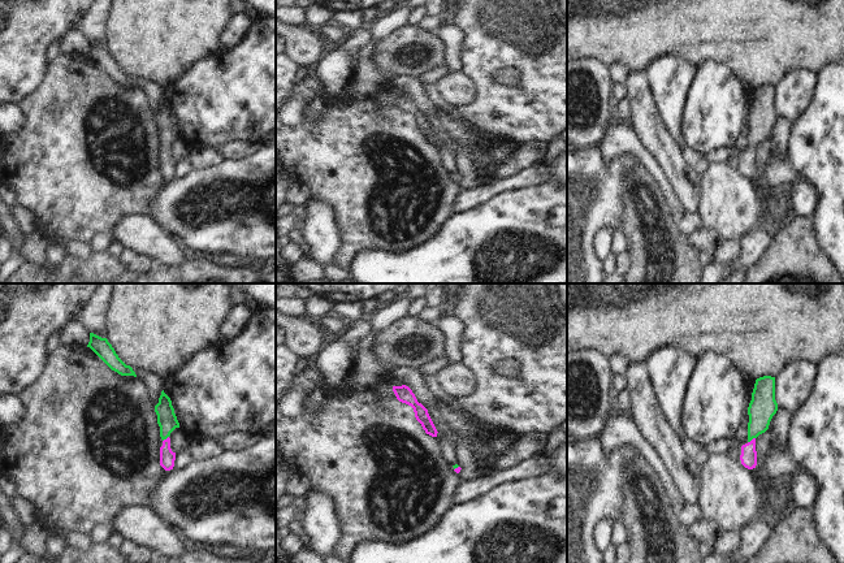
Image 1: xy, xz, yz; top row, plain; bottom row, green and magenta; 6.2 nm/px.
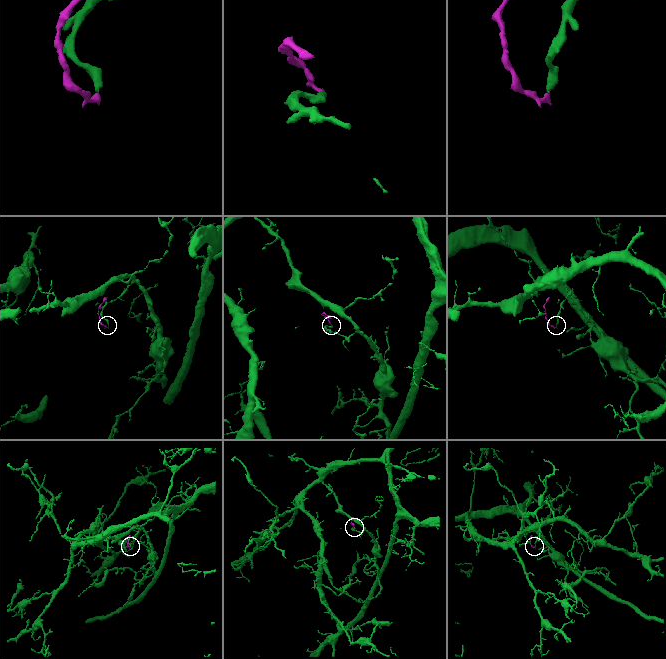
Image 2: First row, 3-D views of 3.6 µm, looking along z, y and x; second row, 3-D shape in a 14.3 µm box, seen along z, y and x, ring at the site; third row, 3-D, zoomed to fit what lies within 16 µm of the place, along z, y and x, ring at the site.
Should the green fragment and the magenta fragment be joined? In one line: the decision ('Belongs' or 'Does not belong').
Belongs

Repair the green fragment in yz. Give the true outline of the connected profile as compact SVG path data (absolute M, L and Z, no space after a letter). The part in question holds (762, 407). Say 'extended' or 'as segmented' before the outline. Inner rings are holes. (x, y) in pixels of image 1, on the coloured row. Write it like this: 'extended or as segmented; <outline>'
extended; M763 376L756 380L752 400L748 407L748 442L741 446L741 464L753 469L757 465L756 438L769 429L778 411L775 400L775 377Z

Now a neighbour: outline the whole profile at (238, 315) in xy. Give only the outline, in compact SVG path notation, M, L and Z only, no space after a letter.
M246 303L233 306L220 325L218 339L229 341L234 338L248 320L251 311L252 308Z

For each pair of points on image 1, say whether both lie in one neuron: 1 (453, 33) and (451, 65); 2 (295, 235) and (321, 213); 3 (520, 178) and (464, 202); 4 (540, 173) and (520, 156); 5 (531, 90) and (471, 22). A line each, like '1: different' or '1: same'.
1: same
2: different
3: same
4: different
5: same

